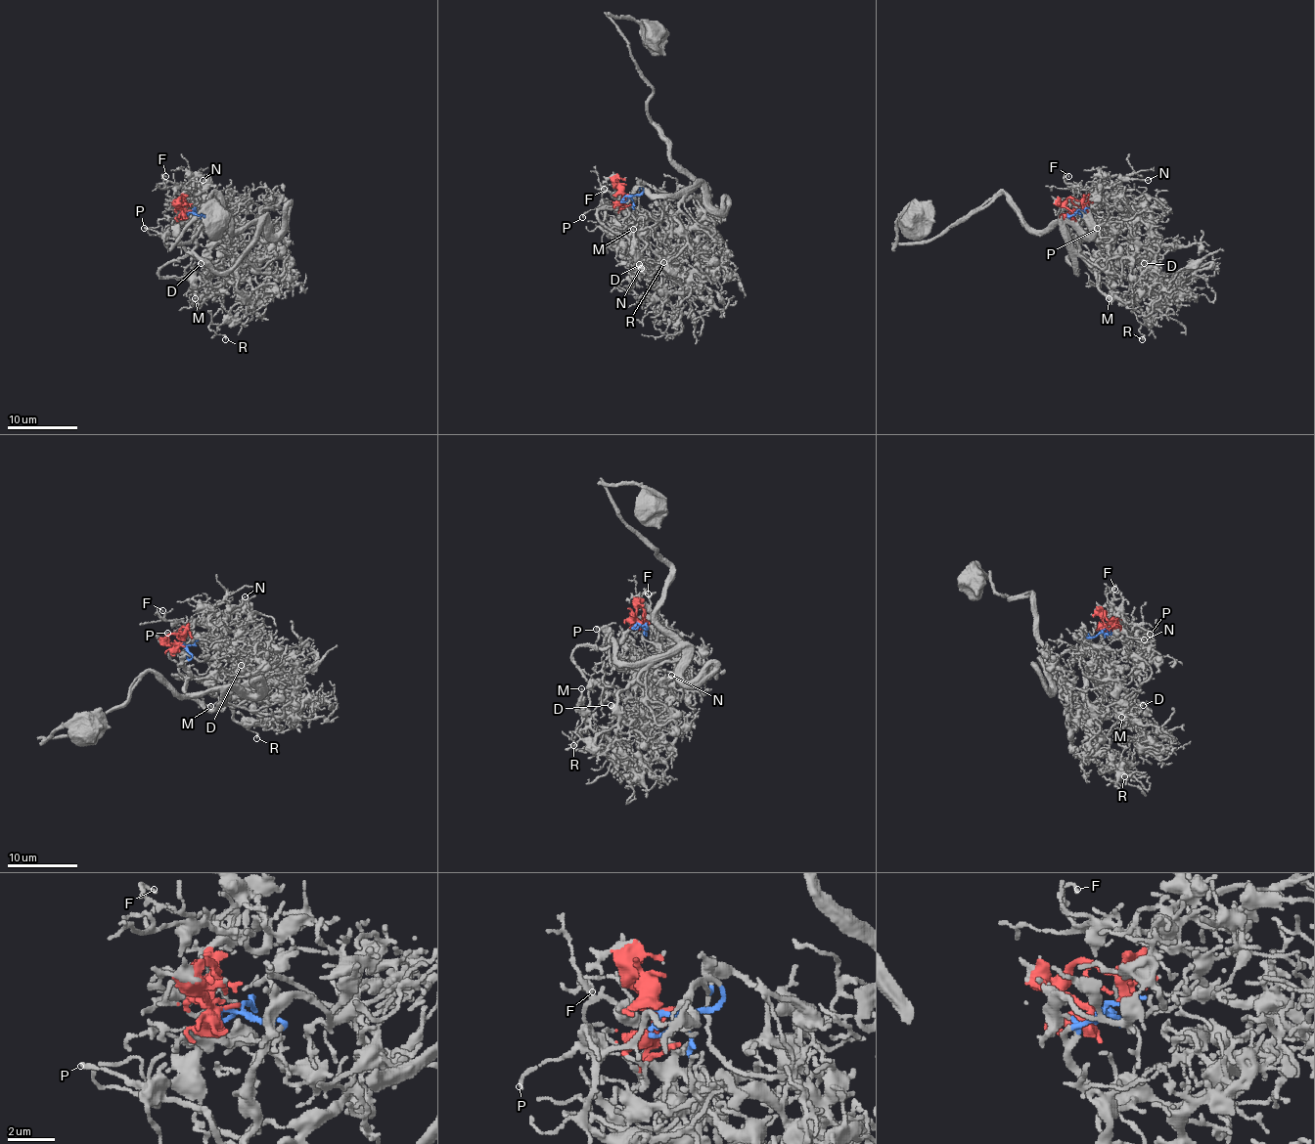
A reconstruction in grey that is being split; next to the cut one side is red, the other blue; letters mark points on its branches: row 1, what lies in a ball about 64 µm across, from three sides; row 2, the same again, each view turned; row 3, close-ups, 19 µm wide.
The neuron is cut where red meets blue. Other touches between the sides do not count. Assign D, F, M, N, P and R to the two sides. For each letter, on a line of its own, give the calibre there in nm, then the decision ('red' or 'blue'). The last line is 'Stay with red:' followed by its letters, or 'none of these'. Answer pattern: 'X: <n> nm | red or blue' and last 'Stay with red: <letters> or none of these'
D: 170 nm | blue
F: 120 nm | red
M: 140 nm | blue
N: 130 nm | red
P: 120 nm | blue
R: 200 nm | blue
Stay with red: F, N

